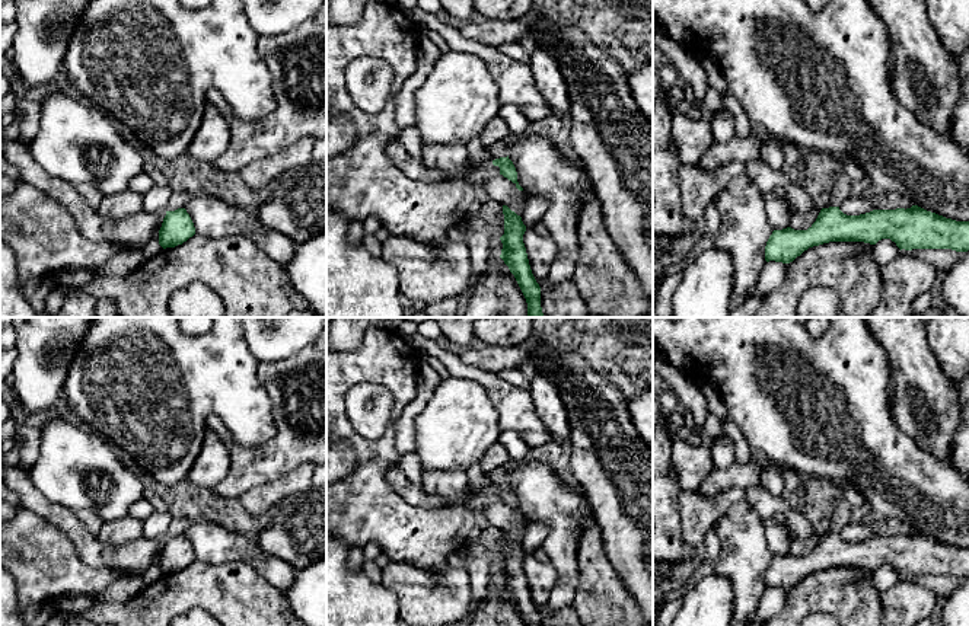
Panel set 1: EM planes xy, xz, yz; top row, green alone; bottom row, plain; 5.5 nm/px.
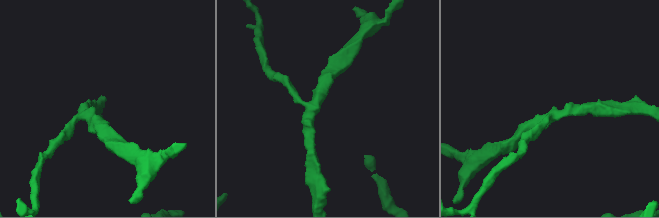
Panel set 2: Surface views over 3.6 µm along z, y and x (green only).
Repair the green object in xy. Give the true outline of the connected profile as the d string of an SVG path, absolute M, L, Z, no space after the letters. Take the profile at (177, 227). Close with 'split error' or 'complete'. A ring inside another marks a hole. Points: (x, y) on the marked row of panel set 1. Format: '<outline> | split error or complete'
M185 208L166 211L162 227L159 230L159 245L163 249L175 247L187 242L194 234L195 227Z | complete

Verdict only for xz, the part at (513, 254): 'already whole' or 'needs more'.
already whole

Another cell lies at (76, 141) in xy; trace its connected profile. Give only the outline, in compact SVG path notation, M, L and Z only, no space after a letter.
M58 92L42 93L39 99L38 131L28 146L45 172L74 186L92 185L102 197L108 197L128 189L130 181L144 170L140 151L122 138L102 108Z

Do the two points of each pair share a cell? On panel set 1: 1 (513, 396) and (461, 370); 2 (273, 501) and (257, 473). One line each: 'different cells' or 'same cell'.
1: same cell
2: different cells

